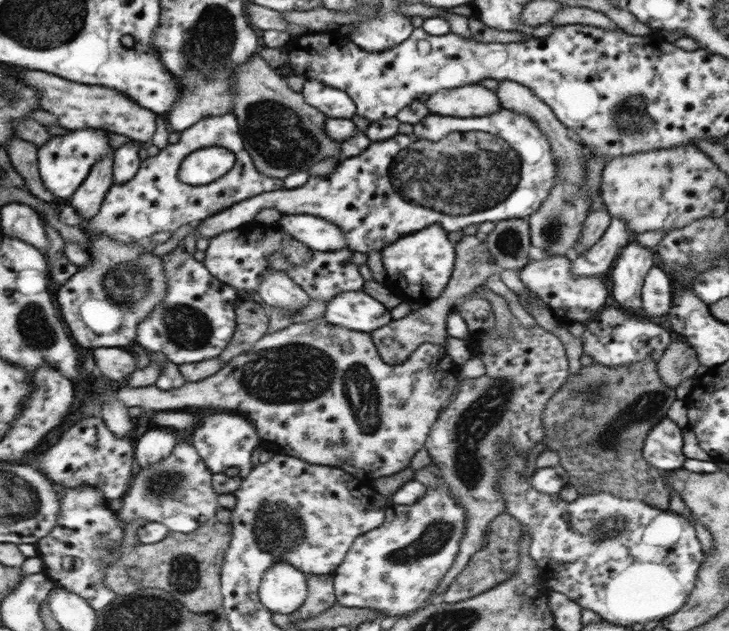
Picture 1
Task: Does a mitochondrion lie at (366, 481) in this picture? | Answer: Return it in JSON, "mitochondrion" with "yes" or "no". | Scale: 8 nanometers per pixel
{"mitochondrion":"no"}

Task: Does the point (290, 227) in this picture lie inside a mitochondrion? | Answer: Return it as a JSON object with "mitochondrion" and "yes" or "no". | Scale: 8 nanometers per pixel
{"mitochondrion":"no"}

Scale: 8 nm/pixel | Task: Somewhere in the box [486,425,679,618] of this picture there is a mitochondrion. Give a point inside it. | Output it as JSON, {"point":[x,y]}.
{"point":[598,532]}

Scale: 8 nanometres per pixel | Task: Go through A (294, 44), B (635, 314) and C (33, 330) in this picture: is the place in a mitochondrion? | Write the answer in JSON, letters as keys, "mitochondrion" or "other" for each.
{"A":"other","B":"other","C":"mitochondrion"}

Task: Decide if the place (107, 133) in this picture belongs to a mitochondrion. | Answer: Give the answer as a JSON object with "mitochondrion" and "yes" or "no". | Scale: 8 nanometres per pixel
{"mitochondrion":"no"}

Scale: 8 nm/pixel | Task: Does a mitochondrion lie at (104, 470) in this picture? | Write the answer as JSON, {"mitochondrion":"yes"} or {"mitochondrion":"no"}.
{"mitochondrion":"no"}

